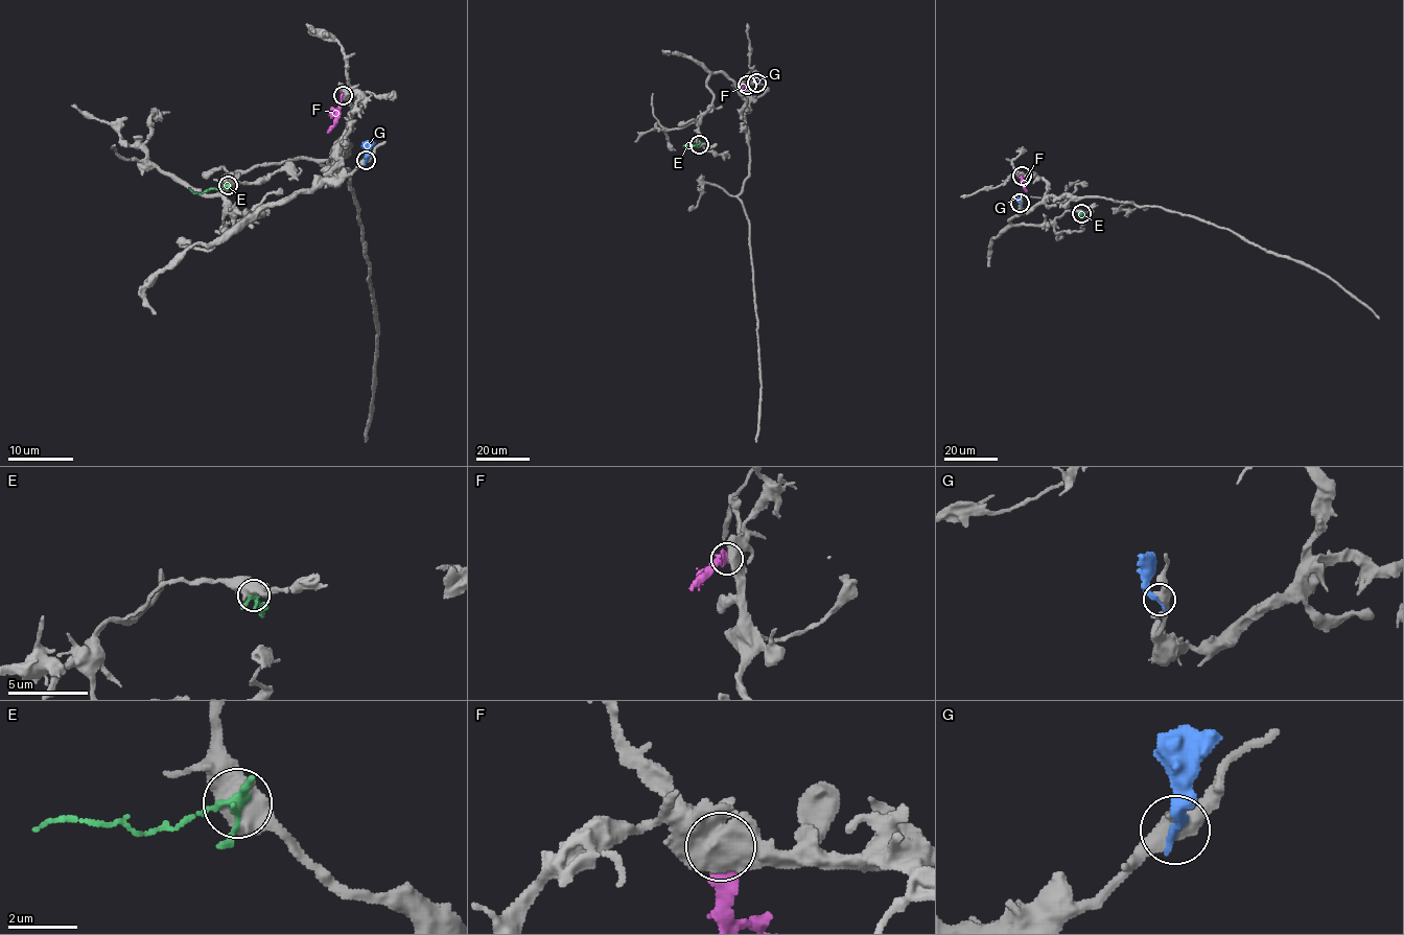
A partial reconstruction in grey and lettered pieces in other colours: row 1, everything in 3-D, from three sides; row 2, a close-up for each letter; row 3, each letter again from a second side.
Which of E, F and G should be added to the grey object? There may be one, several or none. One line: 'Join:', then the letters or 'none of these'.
Join: none of these

